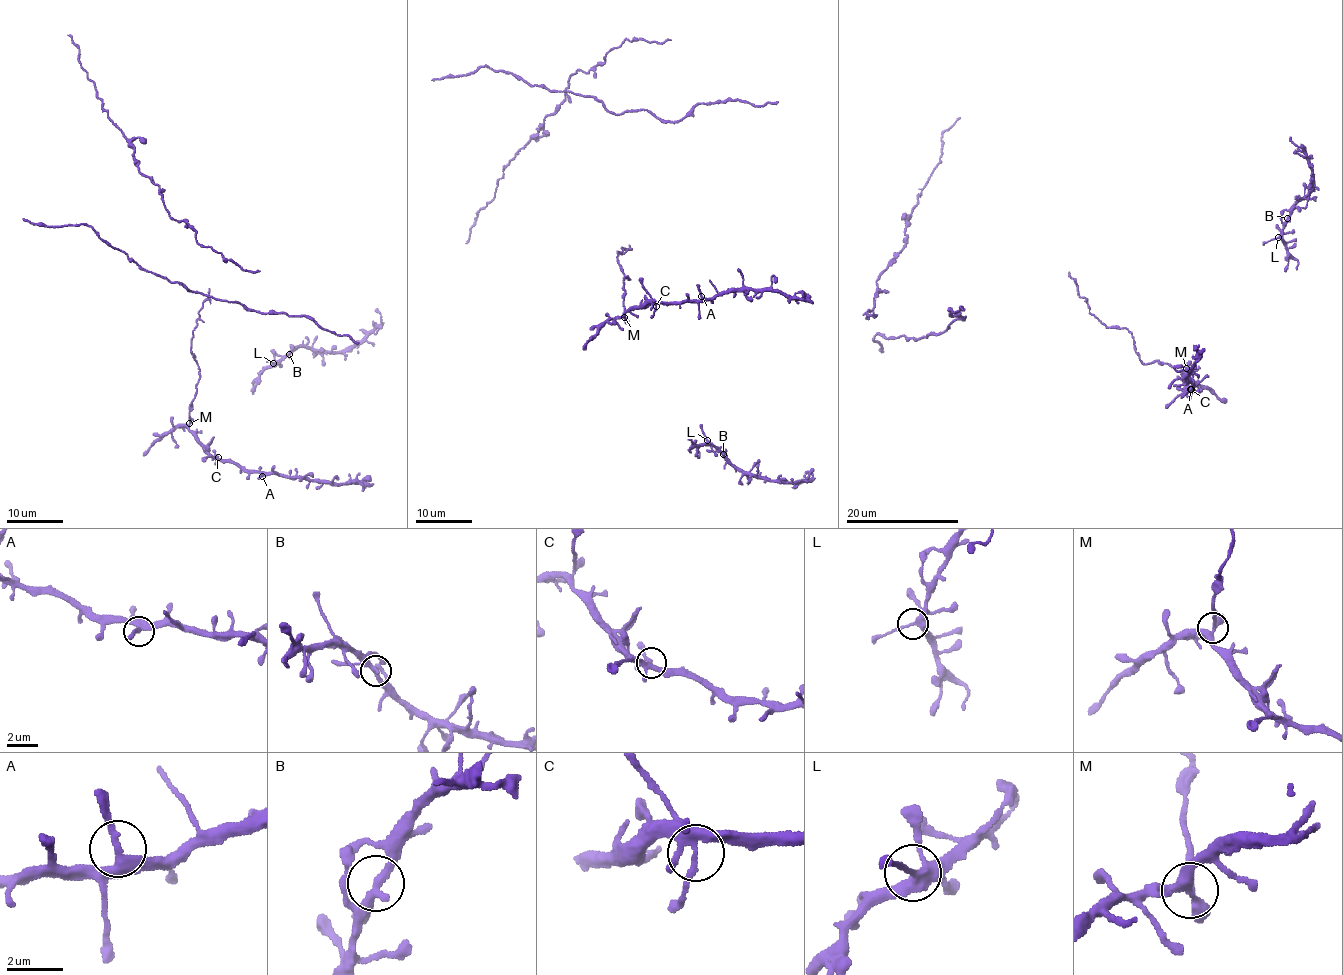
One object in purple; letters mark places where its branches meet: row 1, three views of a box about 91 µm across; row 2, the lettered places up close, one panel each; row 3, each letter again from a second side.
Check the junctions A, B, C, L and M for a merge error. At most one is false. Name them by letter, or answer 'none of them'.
M

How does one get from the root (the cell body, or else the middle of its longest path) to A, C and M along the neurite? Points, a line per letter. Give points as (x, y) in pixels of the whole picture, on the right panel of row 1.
A: (1089, 312), (1108, 327), (1128, 329), (1143, 363), (1182, 365), (1185, 390), (1193, 385), (1190, 389)
C: (1089, 312), (1108, 327), (1128, 329), (1134, 339), (1135, 352), (1143, 363), (1182, 365), (1185, 390), (1190, 389)
M: (1089, 312), (1108, 327), (1128, 329), (1134, 339), (1135, 352), (1143, 363), (1160, 362), (1187, 368)

